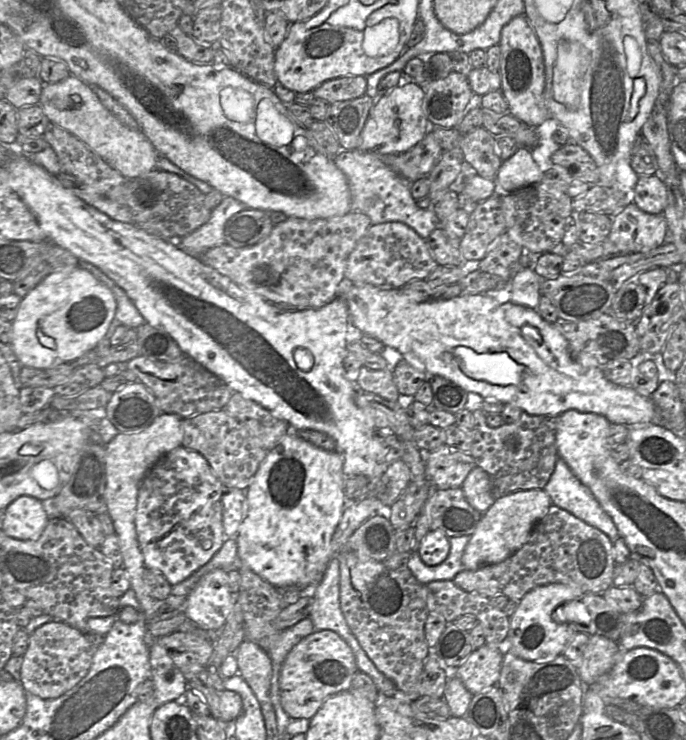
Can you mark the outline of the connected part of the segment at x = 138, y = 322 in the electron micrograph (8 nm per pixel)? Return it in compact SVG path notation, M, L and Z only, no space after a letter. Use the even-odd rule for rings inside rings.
M80 259L79 267L89 271L97 280L106 285L112 291L117 303L115 313L116 321L128 328L133 329L137 329L146 323L144 317L138 311L131 299L127 296L125 291L111 278L109 278L102 270L93 264Z

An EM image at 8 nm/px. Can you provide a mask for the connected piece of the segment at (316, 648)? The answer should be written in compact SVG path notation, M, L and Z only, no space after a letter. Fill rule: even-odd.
M332 630L313 632L295 645L284 660L279 679L283 710L291 719L311 719L328 697L350 689L357 671L354 653L340 635Z

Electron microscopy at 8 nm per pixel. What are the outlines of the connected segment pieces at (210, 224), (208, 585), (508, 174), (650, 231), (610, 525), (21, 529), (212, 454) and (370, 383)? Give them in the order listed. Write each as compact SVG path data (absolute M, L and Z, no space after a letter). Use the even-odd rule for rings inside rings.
M224 197L221 203L211 211L209 220L192 233L176 240L179 249L192 257L198 258L207 250L226 244L224 227L235 214L247 209L240 201Z
M215 569L199 580L180 609L197 627L219 631L233 610L235 596L229 588L228 572Z
M520 148L509 159L502 162L496 176L499 192L510 193L540 183L543 171L529 148Z
M634 203L613 216L608 239L603 241L605 257L647 252L668 241L668 225L663 213L650 214Z
M558 458L544 491L550 496L552 504L601 530L613 542L619 537L612 518L589 489L575 477L562 458Z
M27 495L18 497L5 509L1 529L19 540L39 538L51 518L52 500L42 502Z
M224 409L183 419L182 446L200 453L226 489L246 490L267 453L245 426Z
M361 367L355 383L358 389L373 393L391 402L397 402L400 396L394 382L393 371L388 368L371 370Z

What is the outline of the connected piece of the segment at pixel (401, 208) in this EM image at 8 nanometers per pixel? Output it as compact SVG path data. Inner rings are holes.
M341 150L333 161L347 178L351 211L367 215L371 224L402 222L424 240L440 226L432 208L424 209L417 205L411 195L410 182L389 167L381 157L360 150Z

